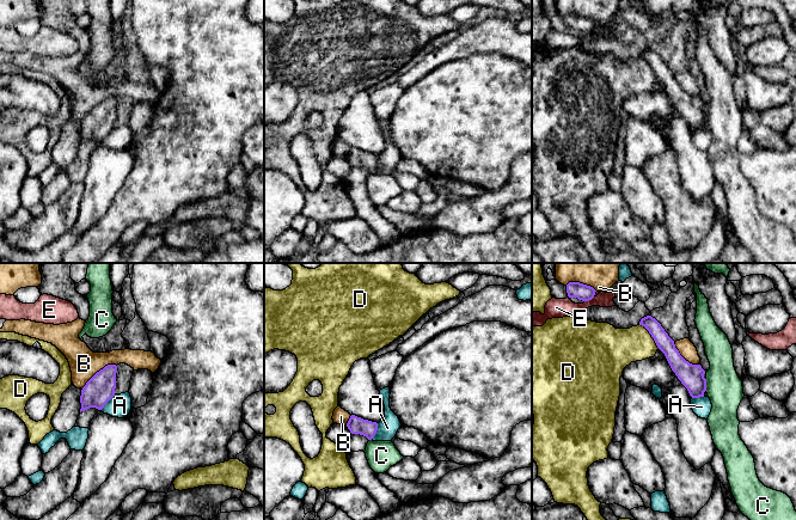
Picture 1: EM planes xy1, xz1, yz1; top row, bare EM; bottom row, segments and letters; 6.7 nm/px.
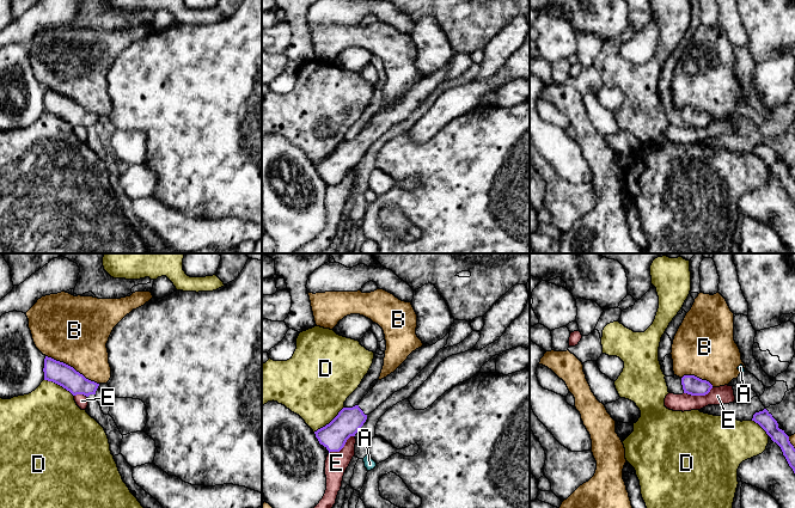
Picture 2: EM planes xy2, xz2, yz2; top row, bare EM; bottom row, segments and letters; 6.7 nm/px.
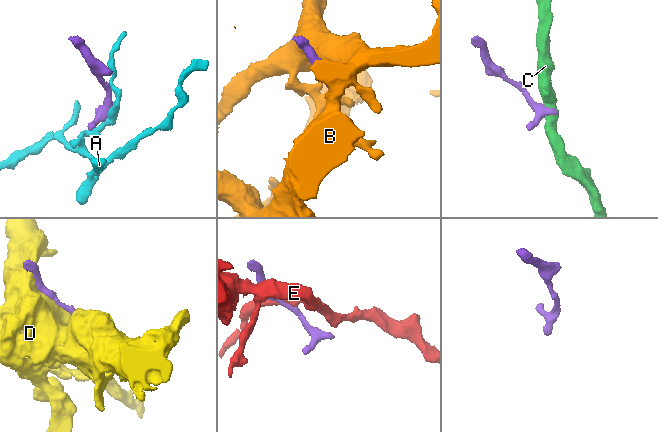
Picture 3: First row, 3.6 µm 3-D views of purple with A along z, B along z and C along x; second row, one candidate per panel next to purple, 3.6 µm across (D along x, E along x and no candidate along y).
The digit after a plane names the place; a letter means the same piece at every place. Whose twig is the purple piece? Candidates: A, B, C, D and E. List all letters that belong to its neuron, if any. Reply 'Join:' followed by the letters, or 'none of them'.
Join: none of them

